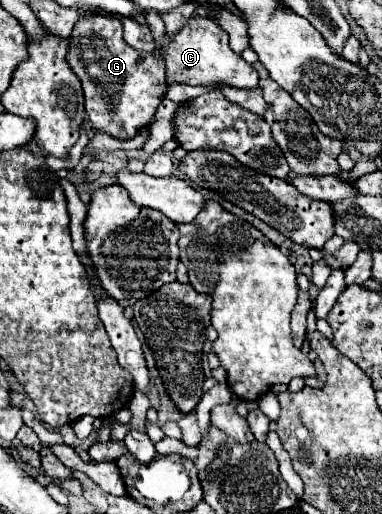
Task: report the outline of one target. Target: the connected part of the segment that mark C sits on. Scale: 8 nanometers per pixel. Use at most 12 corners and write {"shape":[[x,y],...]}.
{"shape":[[192,16],[166,52],[166,78],[258,86],[214,20]]}

